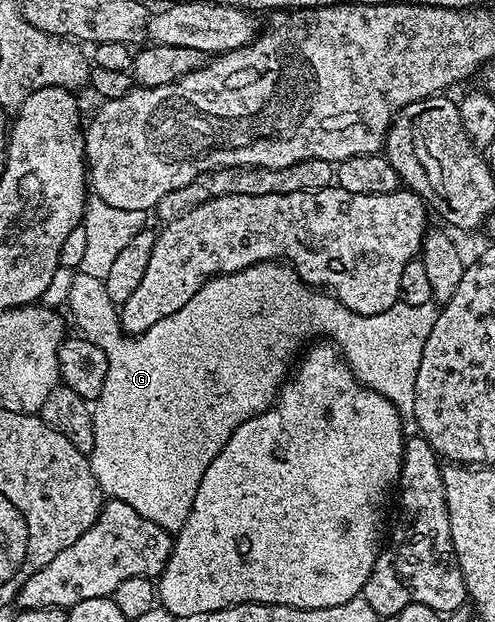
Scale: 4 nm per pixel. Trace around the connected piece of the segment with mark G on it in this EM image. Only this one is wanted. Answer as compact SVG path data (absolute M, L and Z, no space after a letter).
M280 260L261 261L258 265L252 265L238 273L223 273L209 278L205 286L194 297L187 299L187 303L183 303L183 307L179 311L175 311L175 315L167 315L146 333L136 334L132 336L129 343L117 346L115 354L109 361L109 374L107 379L103 379L103 391L99 391L97 400L92 406L95 447L87 454L91 463L91 471L99 483L102 494L106 498L122 501L135 507L135 511L139 511L139 515L143 515L143 519L151 519L151 523L155 523L161 529L166 529L171 535L176 535L187 523L187 515L191 515L191 503L195 503L195 491L199 491L203 471L207 471L207 467L211 467L211 459L215 459L215 455L219 455L219 451L223 451L223 447L227 443L227 439L231 439L235 427L239 427L247 419L257 416L276 402L277 394L281 392L281 386L287 380L287 374L294 368L295 358L302 352L303 346L310 339L328 339L336 345L358 381L386 397L397 408L402 426L412 426L415 422L415 375L419 375L419 359L423 359L423 347L427 343L427 335L431 335L431 327L435 327L438 312L438 306L433 303L427 305L398 303L379 315L359 315L355 311L343 307L343 303L328 292L306 285L292 265L282 263Z

